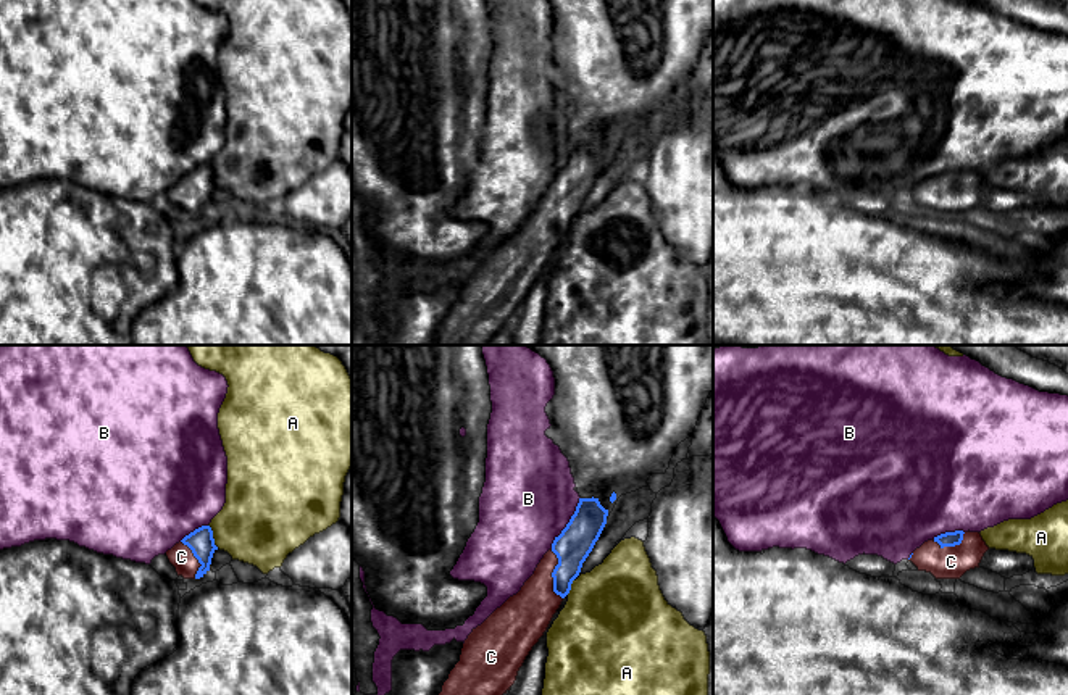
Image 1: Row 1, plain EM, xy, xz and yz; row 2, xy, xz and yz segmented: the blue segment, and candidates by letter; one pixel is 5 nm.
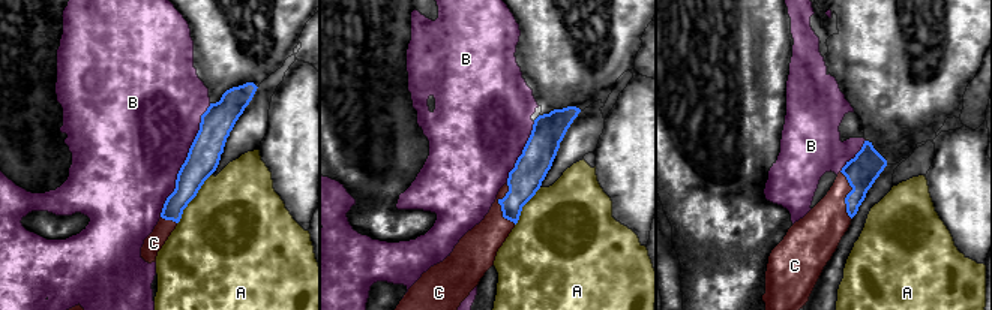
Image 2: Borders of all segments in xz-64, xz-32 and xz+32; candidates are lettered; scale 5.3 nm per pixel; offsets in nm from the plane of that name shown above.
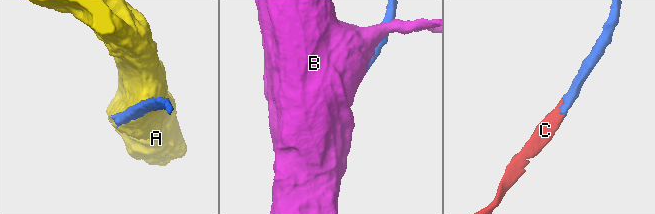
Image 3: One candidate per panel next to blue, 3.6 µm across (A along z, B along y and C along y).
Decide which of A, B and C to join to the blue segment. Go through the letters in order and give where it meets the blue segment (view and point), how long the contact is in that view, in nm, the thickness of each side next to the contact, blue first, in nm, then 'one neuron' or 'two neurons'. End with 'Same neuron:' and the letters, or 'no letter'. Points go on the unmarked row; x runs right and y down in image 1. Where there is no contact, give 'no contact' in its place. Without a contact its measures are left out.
A: contact xy (212, 174); length 130 nm; calibres 130 and 400 nm; two neurons
B: contact xz (568, 162); length 300 nm; calibres 180 and 460 nm; two neurons
C: contact xz (552, 213); length 260 nm; calibres 180 and 240 nm; one neuron
Same neuron: C

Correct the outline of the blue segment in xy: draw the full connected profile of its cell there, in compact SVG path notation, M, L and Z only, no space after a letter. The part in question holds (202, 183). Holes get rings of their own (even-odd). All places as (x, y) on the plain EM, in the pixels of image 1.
M202 164L168 189L166 195L176 206L177 214L200 218L210 210L216 189L211 166Z

